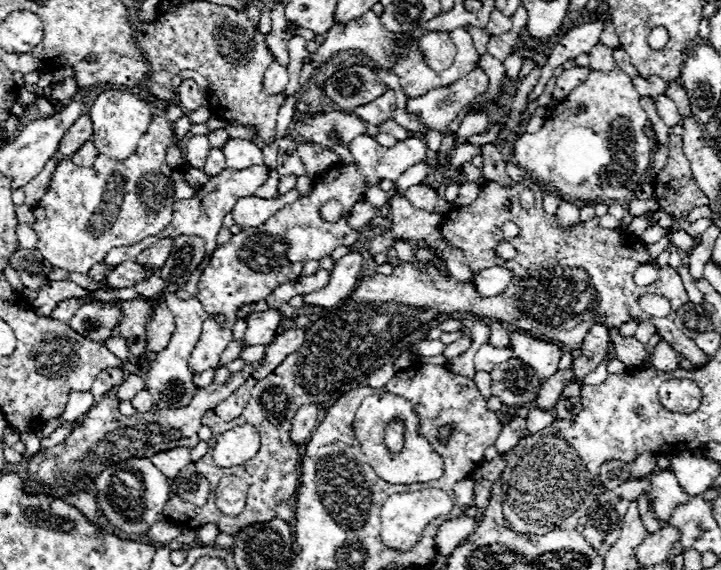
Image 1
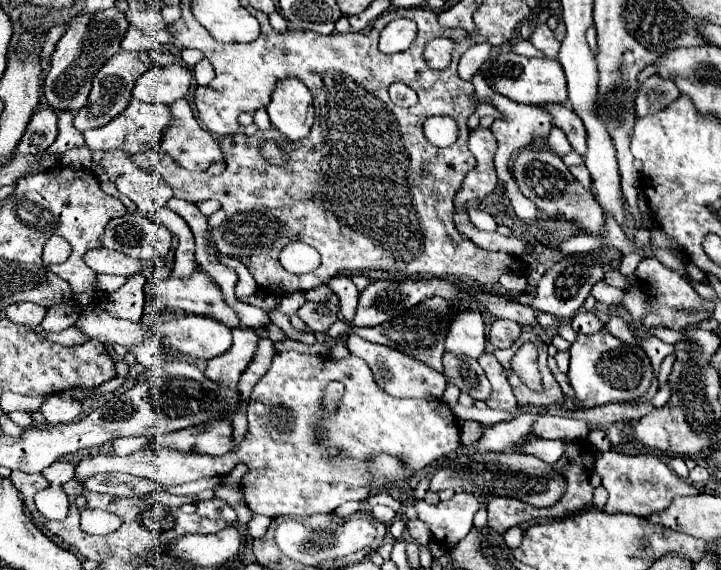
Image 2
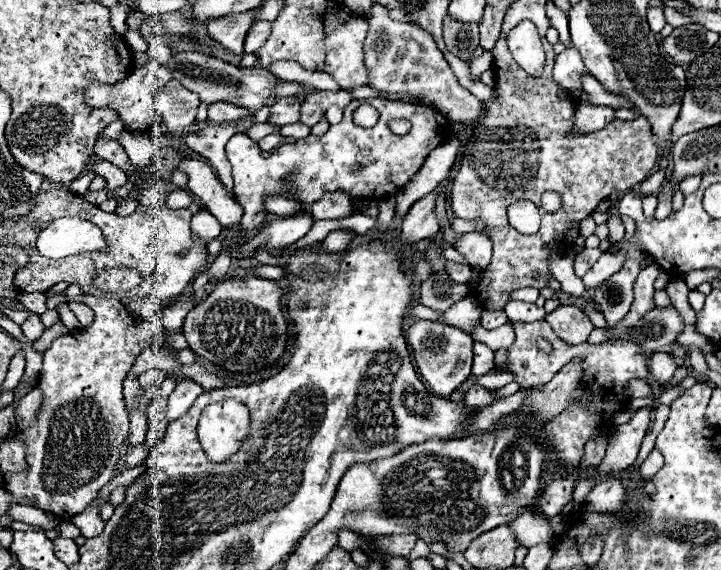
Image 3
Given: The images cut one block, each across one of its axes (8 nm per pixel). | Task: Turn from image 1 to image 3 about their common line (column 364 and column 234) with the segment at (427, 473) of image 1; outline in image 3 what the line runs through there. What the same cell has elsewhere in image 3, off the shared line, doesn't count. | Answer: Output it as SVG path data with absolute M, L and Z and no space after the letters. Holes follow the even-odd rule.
M234 400L208 404L198 422L198 438L210 462L228 462L250 432L250 410Z

